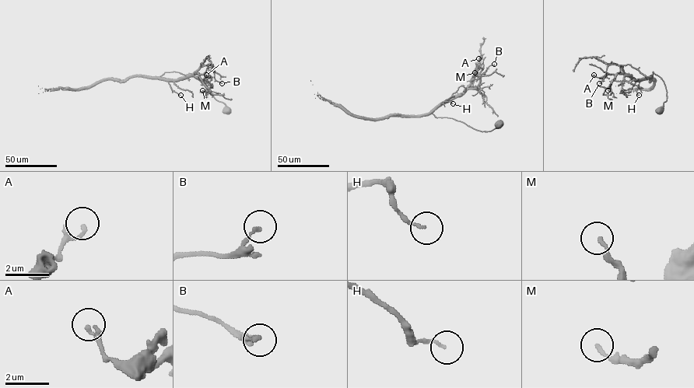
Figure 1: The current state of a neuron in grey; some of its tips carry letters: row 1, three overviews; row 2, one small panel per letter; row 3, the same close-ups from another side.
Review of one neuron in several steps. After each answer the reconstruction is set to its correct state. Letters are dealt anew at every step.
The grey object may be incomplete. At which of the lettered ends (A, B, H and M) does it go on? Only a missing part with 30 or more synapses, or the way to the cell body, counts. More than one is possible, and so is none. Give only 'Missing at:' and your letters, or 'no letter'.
Missing at: no letter

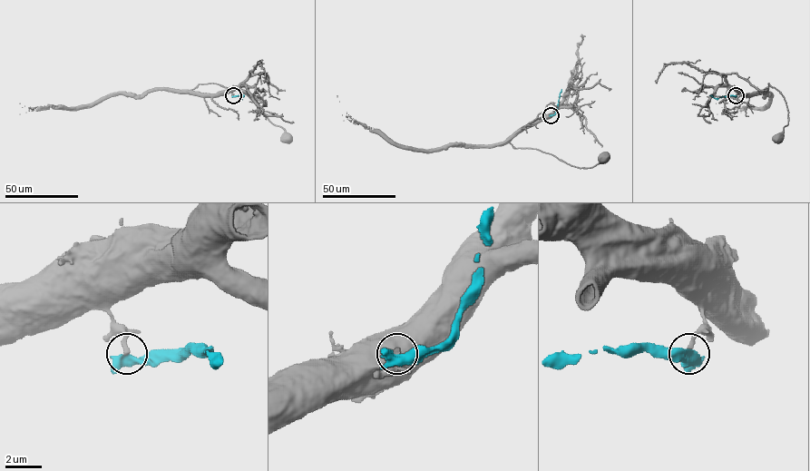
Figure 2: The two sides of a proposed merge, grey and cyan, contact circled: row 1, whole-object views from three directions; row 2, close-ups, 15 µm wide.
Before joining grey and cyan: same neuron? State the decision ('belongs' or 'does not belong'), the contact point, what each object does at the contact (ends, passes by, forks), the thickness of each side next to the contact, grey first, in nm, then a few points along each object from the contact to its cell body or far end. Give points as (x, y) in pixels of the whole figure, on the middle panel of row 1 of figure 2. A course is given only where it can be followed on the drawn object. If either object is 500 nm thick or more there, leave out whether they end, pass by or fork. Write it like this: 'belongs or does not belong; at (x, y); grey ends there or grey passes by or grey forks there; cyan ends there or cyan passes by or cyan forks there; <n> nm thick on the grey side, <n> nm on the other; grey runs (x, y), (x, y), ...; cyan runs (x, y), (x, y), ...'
does not belong; at (551, 115); grey ends there; cyan passes by; 280 nm thick on the grey side, 480 nm on the other; grey runs (551, 115), (538, 118), (510, 142), (514, 148), (535, 148), (577, 167), (590, 168), (602, 163), (604, 159); cyan runs (551, 115), (556, 112), (561, 89)

